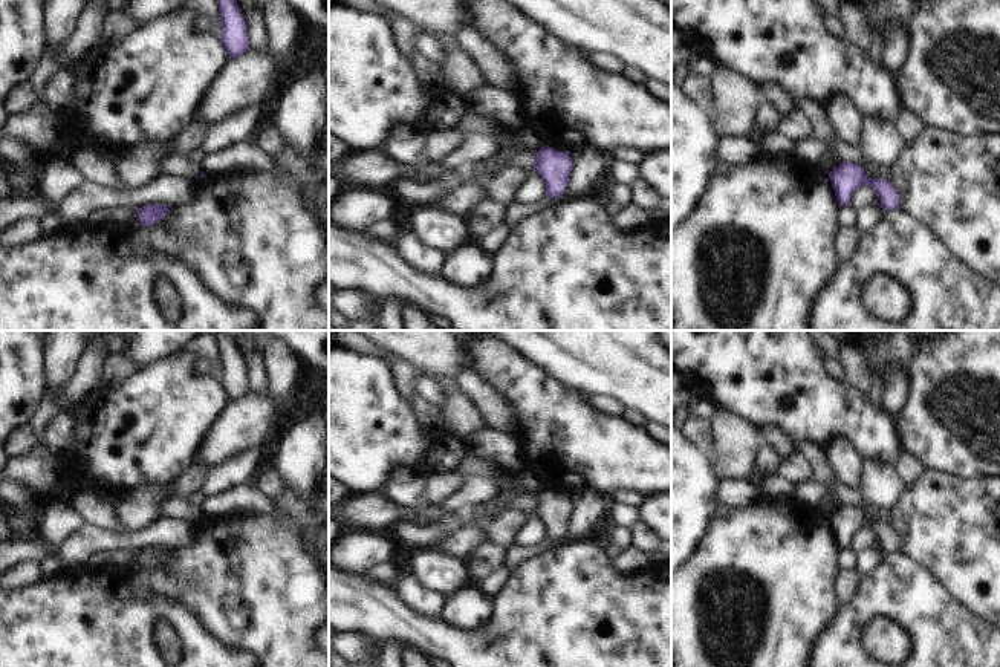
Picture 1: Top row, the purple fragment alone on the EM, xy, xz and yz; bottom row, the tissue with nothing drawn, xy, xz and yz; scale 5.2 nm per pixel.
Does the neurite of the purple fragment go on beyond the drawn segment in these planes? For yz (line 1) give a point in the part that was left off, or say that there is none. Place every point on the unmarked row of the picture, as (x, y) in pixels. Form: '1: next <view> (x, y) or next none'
1: next none

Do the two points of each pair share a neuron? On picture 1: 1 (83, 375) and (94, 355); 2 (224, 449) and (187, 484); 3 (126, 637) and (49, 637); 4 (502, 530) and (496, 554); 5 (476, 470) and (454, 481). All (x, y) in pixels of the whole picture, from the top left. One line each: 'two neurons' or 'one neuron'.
1: one neuron
2: two neurons
3: one neuron
4: two neurons
5: two neurons

